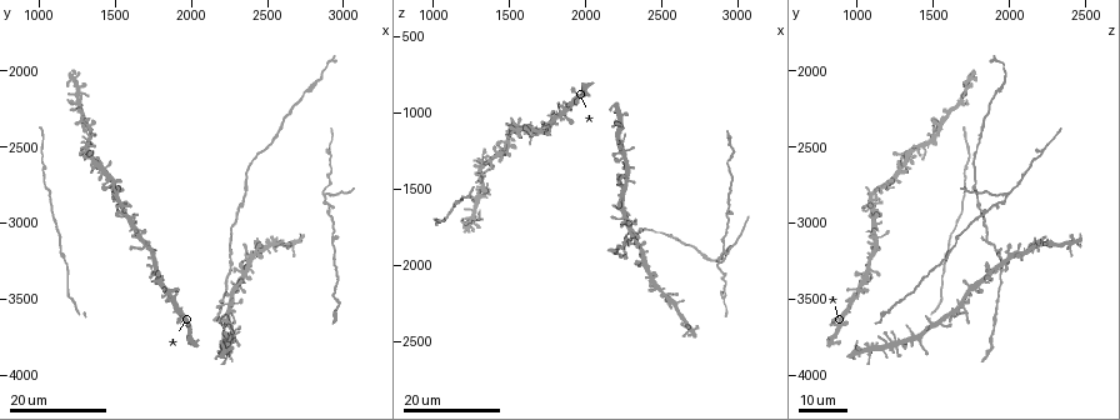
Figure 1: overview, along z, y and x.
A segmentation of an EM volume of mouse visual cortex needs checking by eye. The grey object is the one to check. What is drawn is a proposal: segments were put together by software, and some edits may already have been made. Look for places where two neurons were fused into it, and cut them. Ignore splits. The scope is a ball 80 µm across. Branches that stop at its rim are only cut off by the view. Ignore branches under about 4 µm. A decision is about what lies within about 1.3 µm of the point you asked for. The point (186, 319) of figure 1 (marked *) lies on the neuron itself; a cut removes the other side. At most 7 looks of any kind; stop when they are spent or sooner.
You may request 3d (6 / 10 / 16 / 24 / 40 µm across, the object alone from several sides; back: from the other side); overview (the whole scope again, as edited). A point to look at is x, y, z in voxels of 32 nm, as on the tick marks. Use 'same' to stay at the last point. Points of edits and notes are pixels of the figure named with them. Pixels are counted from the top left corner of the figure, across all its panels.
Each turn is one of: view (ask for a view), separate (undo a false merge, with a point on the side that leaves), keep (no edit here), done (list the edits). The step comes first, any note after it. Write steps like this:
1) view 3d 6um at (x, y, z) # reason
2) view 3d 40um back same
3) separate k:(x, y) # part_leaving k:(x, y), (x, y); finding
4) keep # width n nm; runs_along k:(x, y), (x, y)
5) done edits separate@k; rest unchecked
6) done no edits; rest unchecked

view 3d 24um at (2260, 3540, 1700) # thin arm on a thick one

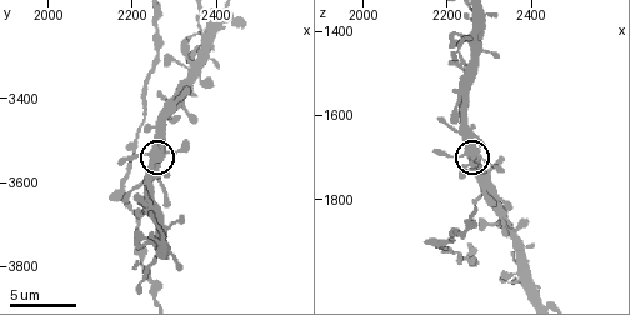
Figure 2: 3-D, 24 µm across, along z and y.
view 3d 6um at (2265, 3540, 1690)

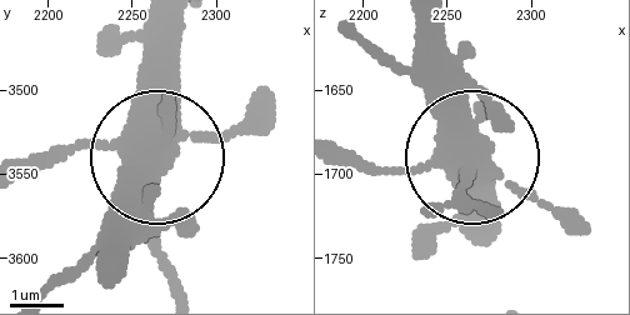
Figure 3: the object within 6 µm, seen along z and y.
keep # width 410 nm; runs_along 3:(444, 33), (444, 114), (470, 158), (470, 203); one neuron here

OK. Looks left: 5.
view 3d 24um at (2260, 3100, 1860) # two arms in line, one across

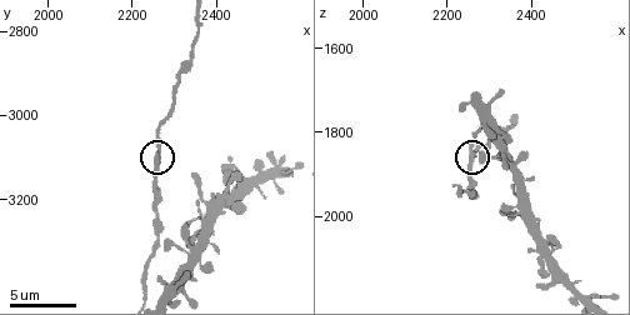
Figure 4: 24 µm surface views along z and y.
view 3d 10um at (2260, 3125, 1855)

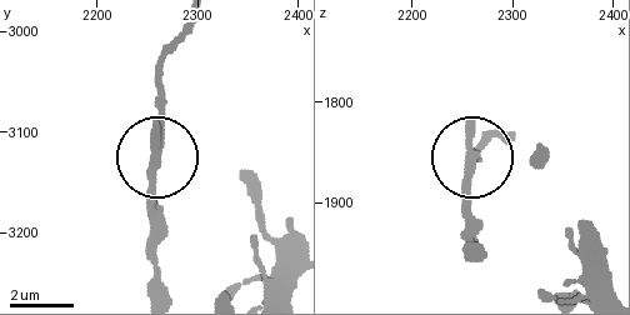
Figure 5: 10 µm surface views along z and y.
keep # width 230 nm; continuous, no second neuron

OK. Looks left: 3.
view 3d 24um at (2880, 2820, 2000) # two arms in line, one across

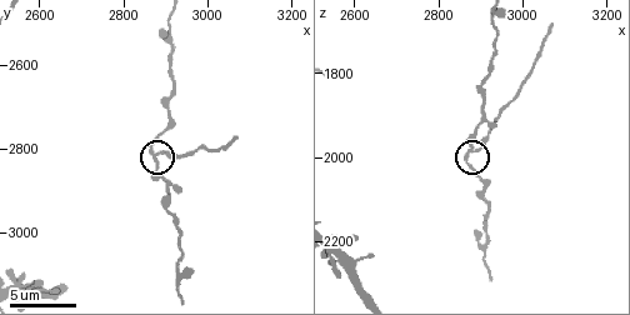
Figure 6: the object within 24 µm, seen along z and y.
view 3d 6um at (2875, 2815, 1980)

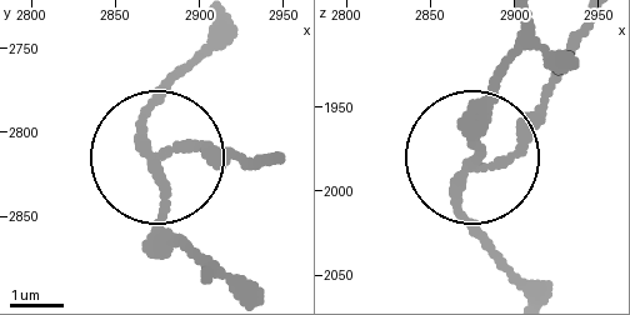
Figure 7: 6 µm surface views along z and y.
separate 7:(223, 155) # arms 3; part_leaving 7:(156, 151), (269, 165); a second neuron is stuck on

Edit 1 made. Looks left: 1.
done edits separate@7; rest unchecked

